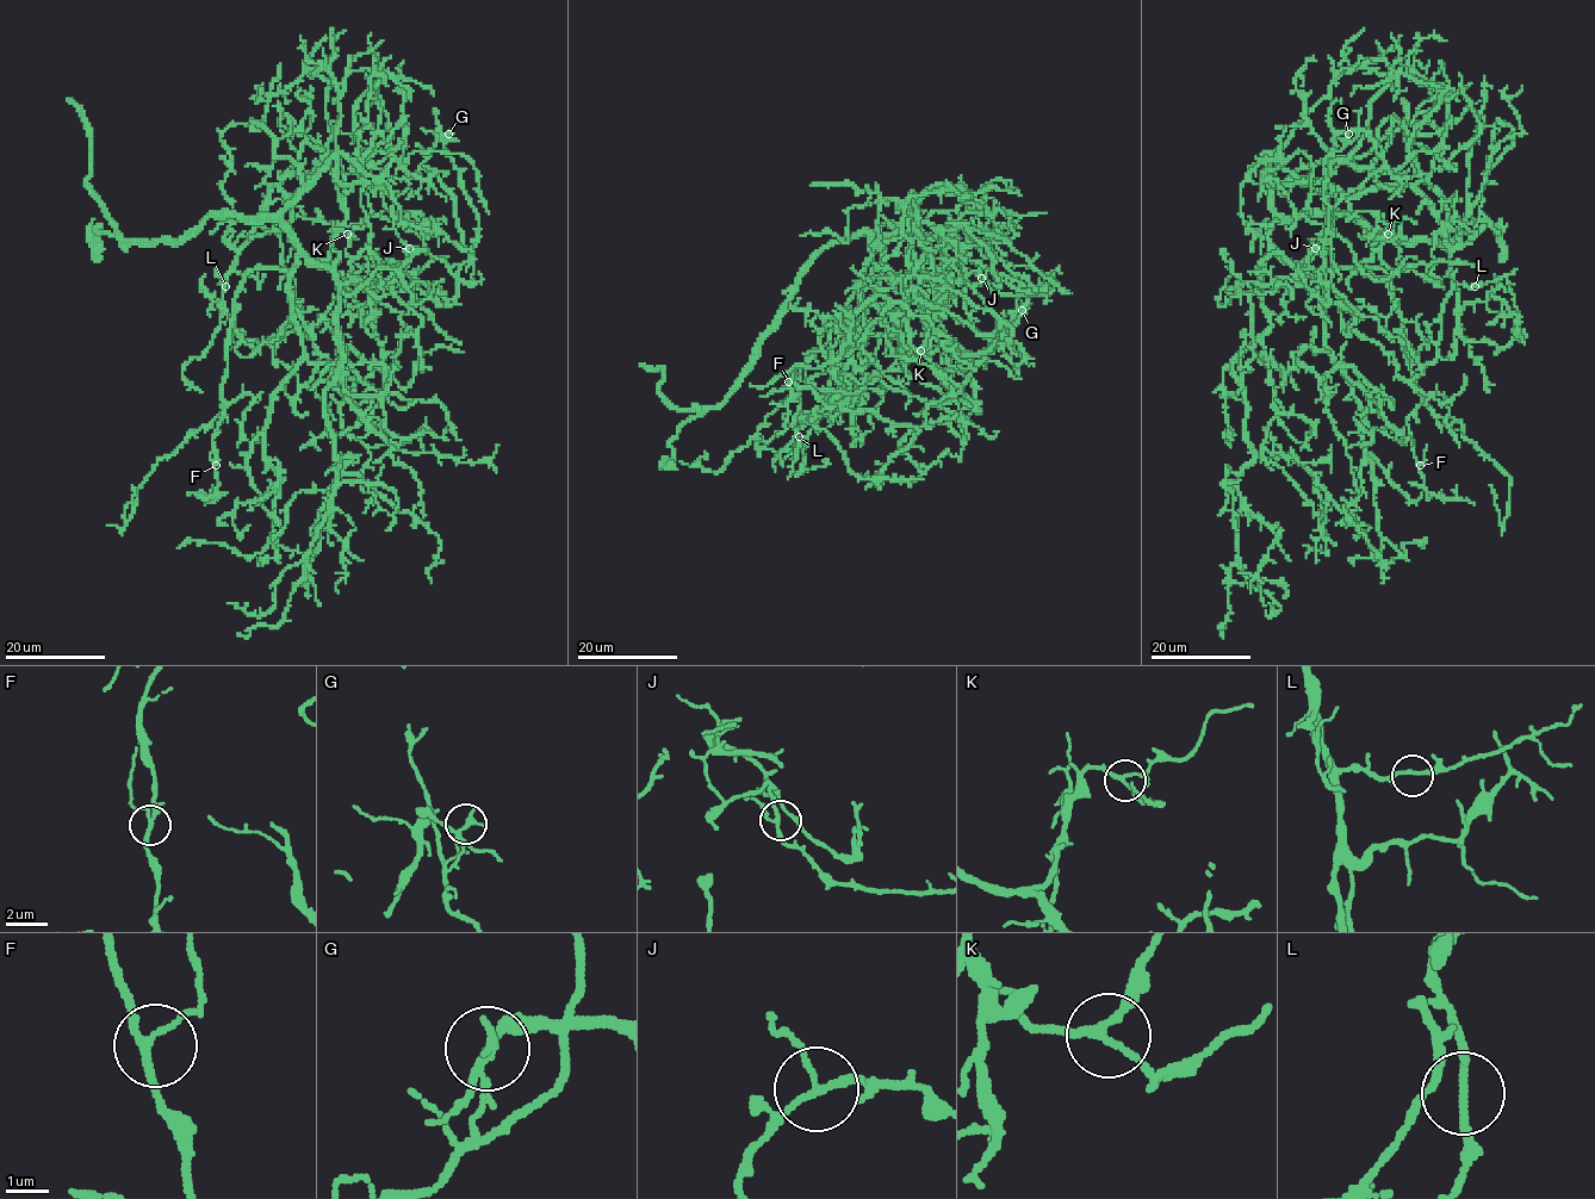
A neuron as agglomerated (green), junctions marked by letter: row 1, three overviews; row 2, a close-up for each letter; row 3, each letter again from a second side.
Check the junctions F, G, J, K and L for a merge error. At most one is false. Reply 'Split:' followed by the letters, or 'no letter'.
Split: G

